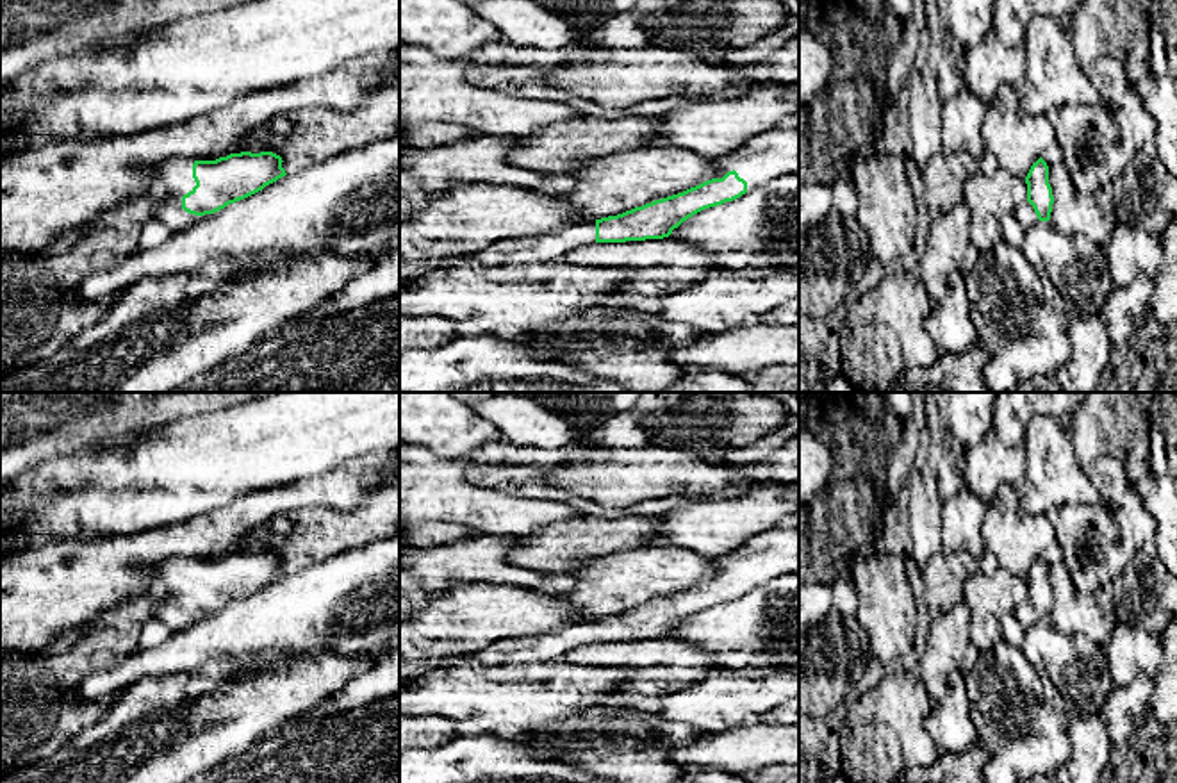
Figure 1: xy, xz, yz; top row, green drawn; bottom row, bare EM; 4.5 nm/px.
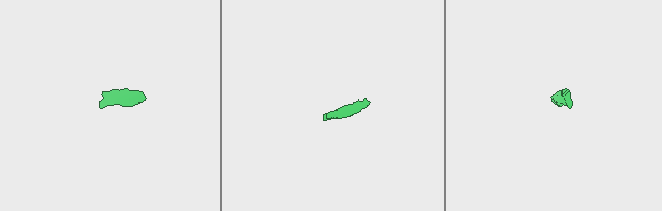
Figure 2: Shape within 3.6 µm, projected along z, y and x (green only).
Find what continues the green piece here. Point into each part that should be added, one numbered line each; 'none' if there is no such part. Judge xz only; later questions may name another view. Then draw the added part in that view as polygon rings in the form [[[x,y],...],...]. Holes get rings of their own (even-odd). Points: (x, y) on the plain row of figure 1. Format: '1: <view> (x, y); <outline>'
1: xz (774, 553); [[[788,524],[763,532],[738,549],[715,558],[715,565],[717,578],[735,569],[747,581],[747,592],[785,574],[795,574],[799,573],[799,526]]]
2: xz (550, 646); [[[583,619],[542,635],[499,639],[467,656],[489,667],[542,663],[560,660],[565,653],[592,644],[596,644],[596,621]]]

